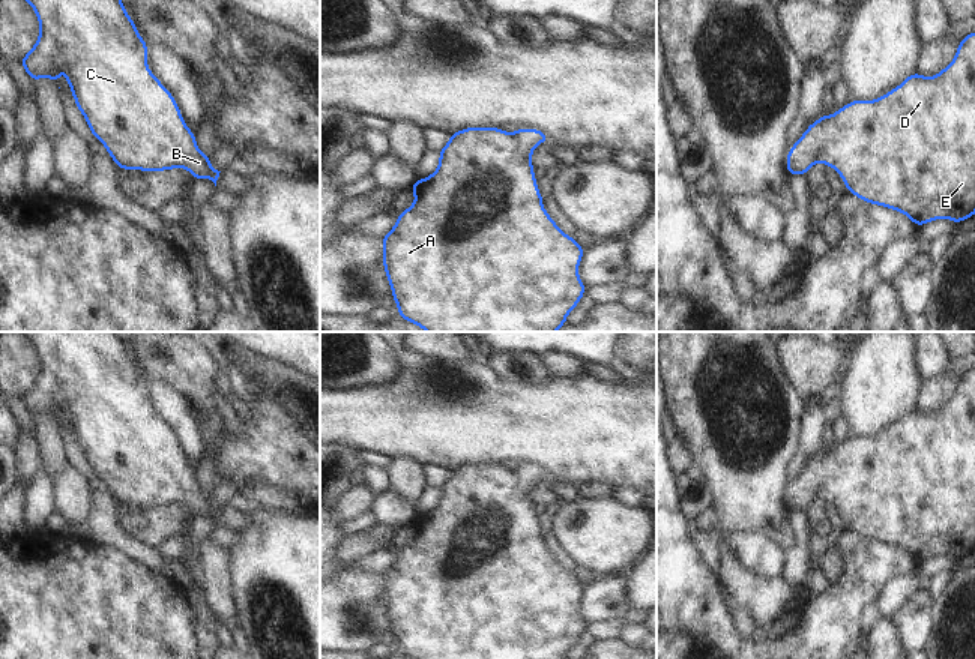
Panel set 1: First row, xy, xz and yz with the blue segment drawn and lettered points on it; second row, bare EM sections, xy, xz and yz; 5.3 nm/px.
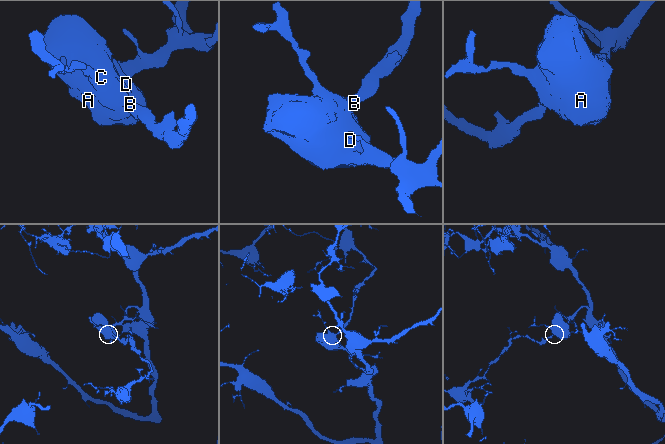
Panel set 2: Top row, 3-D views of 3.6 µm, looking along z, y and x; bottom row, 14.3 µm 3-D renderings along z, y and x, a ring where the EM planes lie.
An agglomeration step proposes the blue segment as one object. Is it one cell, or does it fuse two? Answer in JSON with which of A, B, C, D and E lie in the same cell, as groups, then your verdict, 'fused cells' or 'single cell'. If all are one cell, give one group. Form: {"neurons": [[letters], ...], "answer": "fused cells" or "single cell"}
{"neurons": [["A", "B", "C", "D", "E"]], "answer": "single cell"}

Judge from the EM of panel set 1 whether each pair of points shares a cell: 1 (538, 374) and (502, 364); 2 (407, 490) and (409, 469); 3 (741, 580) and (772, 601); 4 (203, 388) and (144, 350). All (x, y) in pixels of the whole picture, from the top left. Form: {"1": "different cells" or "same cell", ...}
{"1": "same cell", "2": "same cell", "3": "same cell", "4": "same cell"}

